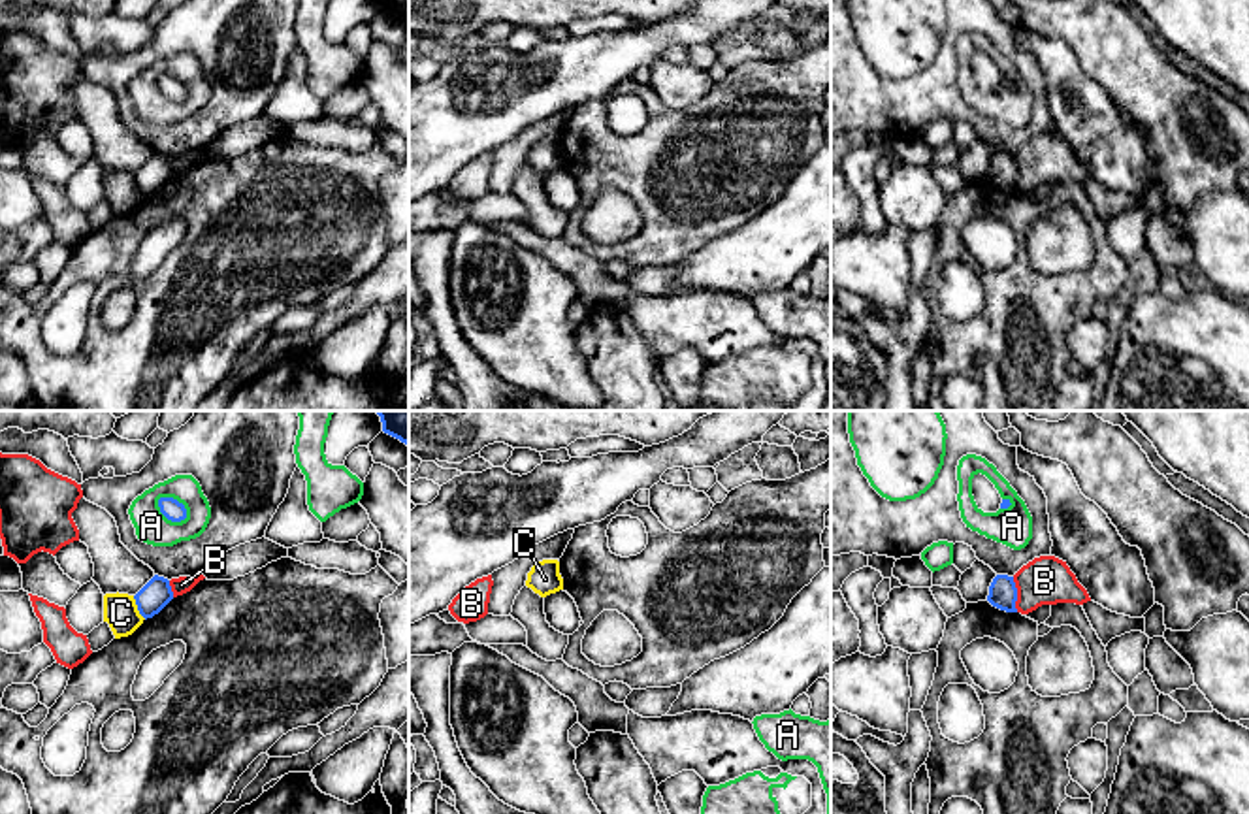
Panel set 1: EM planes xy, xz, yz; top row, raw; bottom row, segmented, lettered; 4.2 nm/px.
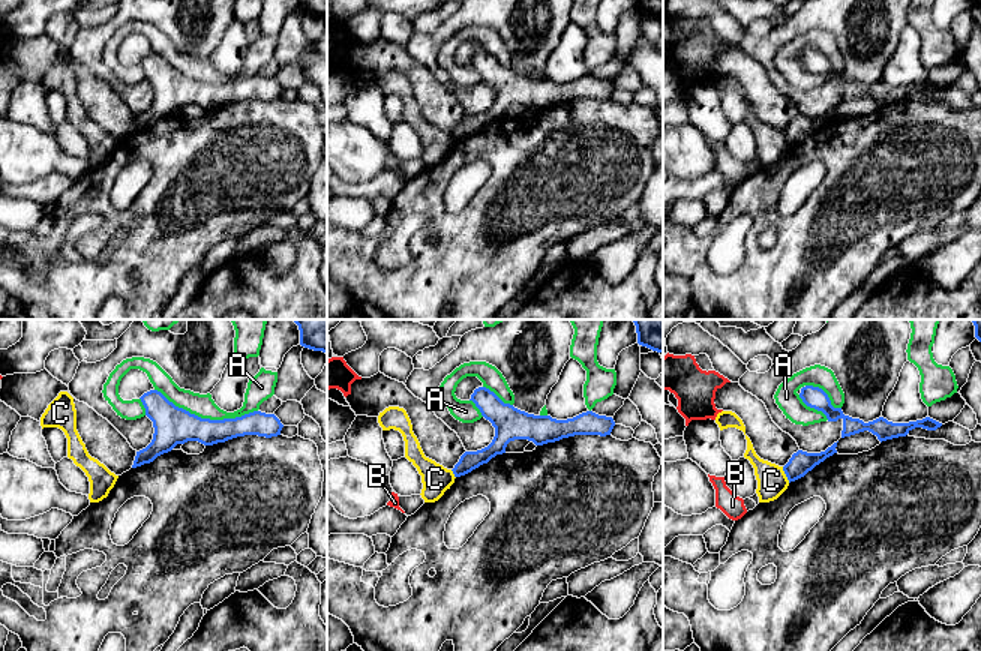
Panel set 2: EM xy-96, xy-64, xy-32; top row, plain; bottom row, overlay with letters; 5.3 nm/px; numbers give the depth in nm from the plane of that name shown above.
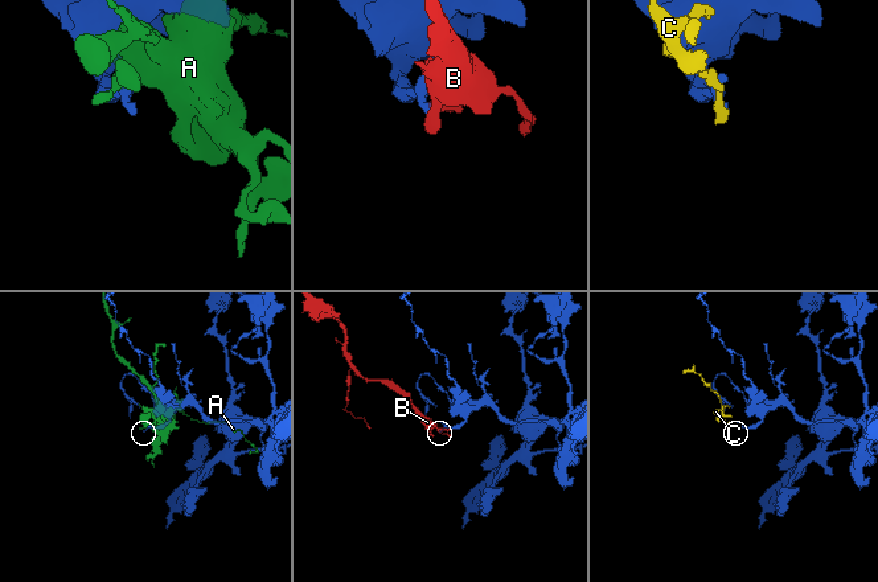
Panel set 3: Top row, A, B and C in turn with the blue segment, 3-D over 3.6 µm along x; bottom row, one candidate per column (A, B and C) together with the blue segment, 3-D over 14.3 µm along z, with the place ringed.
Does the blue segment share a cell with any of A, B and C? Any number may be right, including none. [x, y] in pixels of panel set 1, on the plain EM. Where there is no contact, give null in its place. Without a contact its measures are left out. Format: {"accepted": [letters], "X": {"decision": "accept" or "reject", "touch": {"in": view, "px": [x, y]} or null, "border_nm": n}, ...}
{"accepted": [], "A": {"decision": "reject", "touch": {"in": "xy", "px": [176, 78]}, "border_nm": 150}, "B": {"decision": "reject", "touch": {"in": "yz", "px": [1016, 172]}, "border_nm": 150}, "C": {"decision": "reject", "touch": {"in": "xy", "px": [138, 185]}, "border_nm": 120}}

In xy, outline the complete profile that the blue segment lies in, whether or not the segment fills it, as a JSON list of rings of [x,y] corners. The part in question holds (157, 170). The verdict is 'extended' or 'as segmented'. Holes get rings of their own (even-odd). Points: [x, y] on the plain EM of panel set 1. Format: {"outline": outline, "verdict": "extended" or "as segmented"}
{"outline": [[[154,153],[136,173],[139,192],[147,198],[158,192],[171,177],[170,158]]], "verdict": "as segmented"}

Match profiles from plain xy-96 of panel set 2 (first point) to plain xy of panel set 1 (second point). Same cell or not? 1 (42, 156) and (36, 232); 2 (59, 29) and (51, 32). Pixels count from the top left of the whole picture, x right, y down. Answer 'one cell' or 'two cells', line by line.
1: two cells
2: one cell

